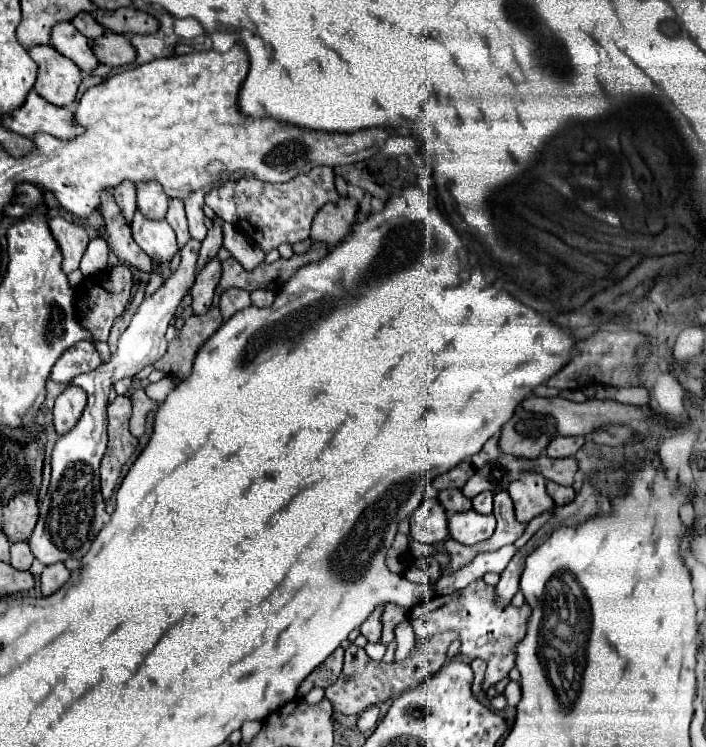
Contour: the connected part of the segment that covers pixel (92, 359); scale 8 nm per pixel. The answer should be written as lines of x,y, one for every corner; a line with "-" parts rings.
81,340
75,346
71,346
69,350
65,350
65,354
59,358
59,362
51,370
51,380
69,384
75,376
91,372
101,364
103,364
103,360
101,360
95,344
89,340

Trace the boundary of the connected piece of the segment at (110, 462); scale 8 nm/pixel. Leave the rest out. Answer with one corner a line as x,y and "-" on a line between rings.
117,396
107,408
109,418
109,446
101,460
101,492
105,500
111,498
123,464
133,456
137,448
137,438
129,432
131,418
131,398

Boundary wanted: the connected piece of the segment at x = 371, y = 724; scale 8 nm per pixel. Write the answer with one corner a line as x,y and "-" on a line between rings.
373,706
373,708
367,708
365,712
359,714
359,720
357,720
357,726
359,730
373,730
377,726
377,720
379,720
379,708

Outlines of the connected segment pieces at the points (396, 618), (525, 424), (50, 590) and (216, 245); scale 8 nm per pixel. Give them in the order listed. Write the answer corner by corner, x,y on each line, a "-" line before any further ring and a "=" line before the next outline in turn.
385,604
383,616
381,616
381,622
383,622
381,642
383,644
389,644
393,640
393,628
395,628
395,624
399,624
405,618
407,618
407,608
401,608
401,606
395,606
395,604
=
517,408
511,420
501,430
499,448
503,454
513,454
519,458
537,458
547,448
547,442
551,442
553,436
555,436
553,418
=
63,562
45,566
45,570
41,574
41,592
43,592
43,596
55,594
69,580
69,576
71,576
71,572
63,566
=
217,218
213,228
207,232
203,244
201,244
201,250
199,250
199,260
197,260
197,268
195,268
195,274
199,274
199,270
205,268
205,262
207,260
213,260
221,248
221,242
223,242
223,232
221,232
221,220

